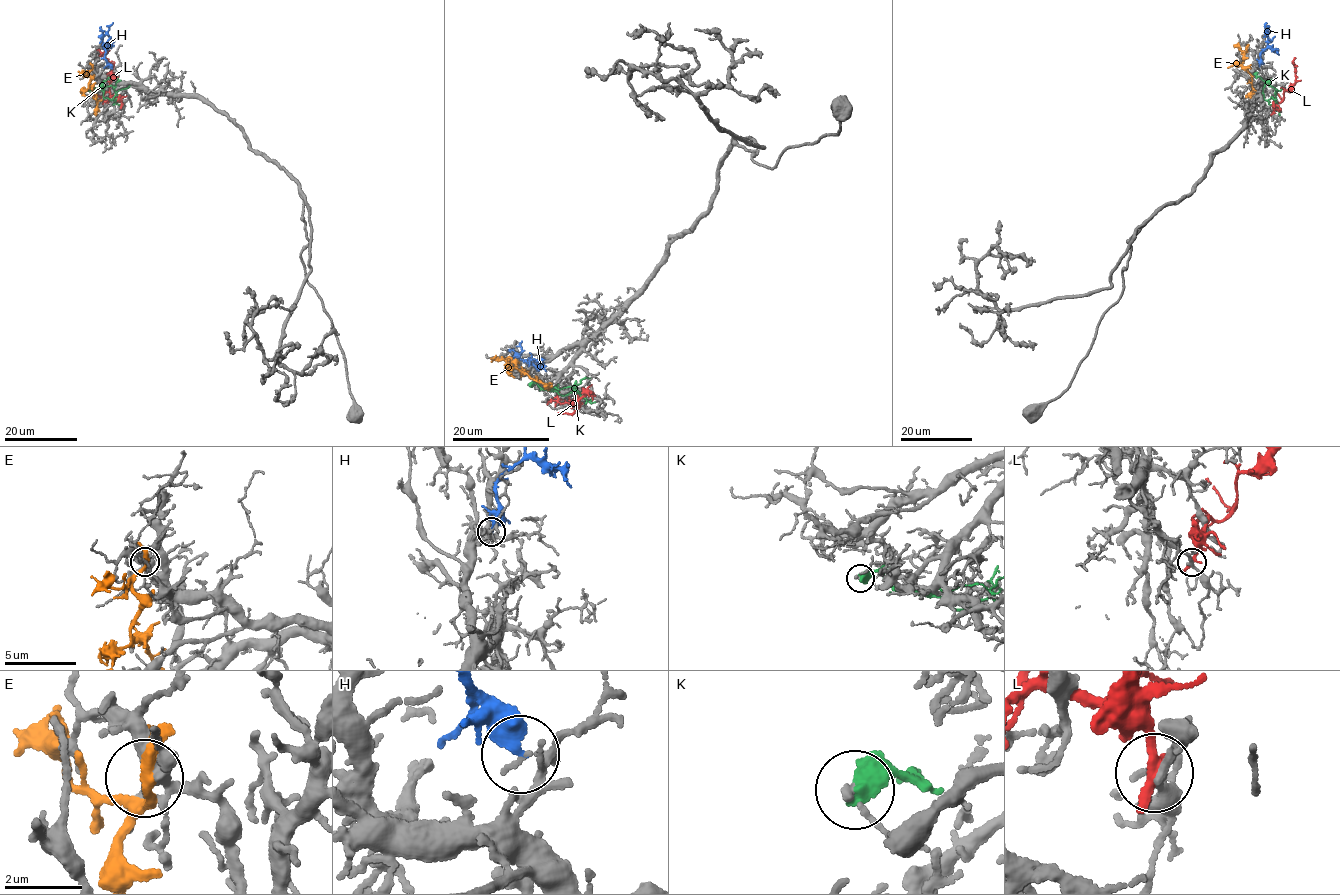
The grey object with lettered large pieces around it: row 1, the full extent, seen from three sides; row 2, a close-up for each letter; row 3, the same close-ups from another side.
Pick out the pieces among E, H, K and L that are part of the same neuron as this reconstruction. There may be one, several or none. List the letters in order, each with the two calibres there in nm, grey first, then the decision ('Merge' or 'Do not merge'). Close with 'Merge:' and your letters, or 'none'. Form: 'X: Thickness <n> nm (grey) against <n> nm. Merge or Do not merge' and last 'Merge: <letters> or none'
E: Thickness 340 nm (grey) against 260 nm. Do not merge
H: Thickness 130 nm (grey) against 440 nm. Do not merge
K: Thickness 170 nm (grey) against 420 nm. Do not merge
L: Thickness 200 nm (grey) against 320 nm. Do not merge
Merge: none

